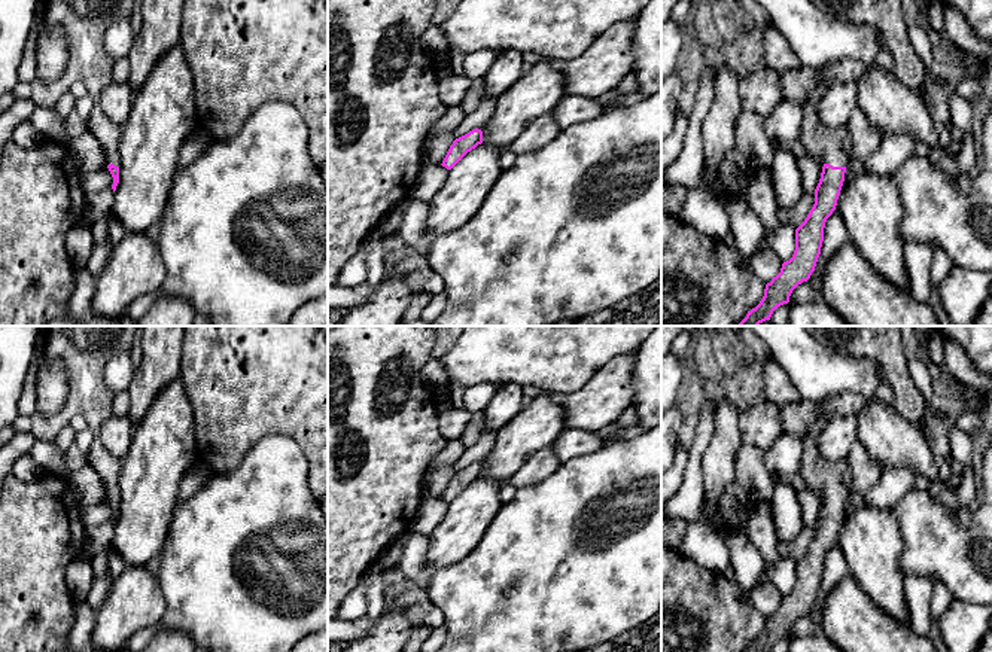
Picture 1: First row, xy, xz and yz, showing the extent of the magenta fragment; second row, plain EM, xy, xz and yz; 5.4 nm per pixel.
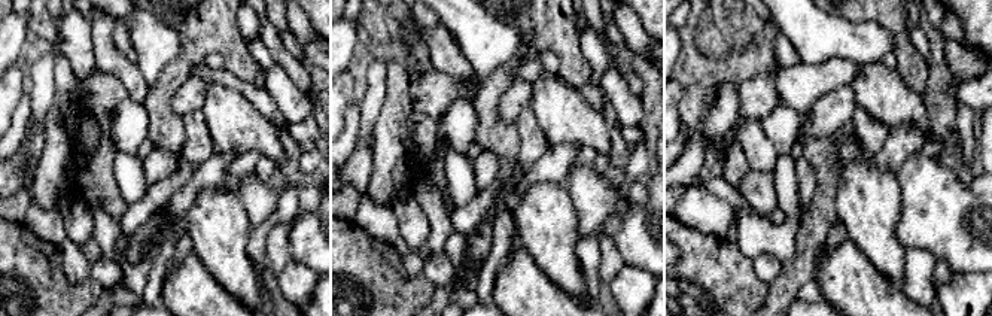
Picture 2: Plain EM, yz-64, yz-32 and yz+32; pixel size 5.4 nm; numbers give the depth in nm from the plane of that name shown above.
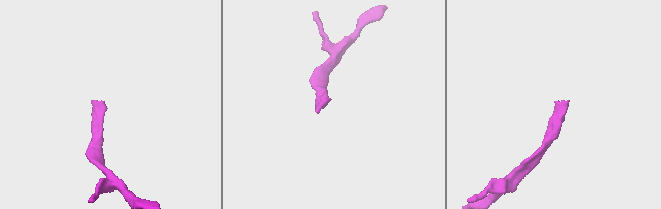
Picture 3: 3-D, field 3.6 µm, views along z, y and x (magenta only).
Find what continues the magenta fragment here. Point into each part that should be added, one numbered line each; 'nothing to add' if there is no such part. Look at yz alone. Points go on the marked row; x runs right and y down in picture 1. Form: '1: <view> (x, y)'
1: yz (831, 145)

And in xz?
nothing to add

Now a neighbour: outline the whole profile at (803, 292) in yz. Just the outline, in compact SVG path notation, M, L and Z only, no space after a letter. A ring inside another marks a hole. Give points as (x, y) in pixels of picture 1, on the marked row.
M803 281L801 284L798 284L789 296L789 302L798 302L798 304L804 304L813 299L816 299L816 296L809 281Z

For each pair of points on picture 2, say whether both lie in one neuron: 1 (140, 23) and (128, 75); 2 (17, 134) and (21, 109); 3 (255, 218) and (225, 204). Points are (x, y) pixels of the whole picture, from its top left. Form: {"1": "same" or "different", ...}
{"1": "different", "2": "same", "3": "different"}

